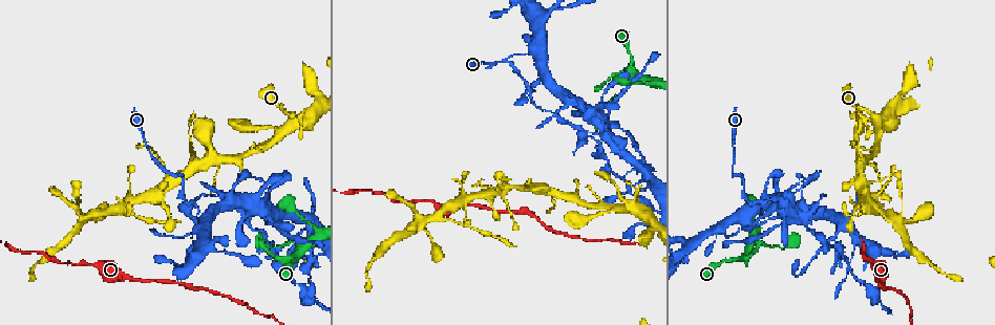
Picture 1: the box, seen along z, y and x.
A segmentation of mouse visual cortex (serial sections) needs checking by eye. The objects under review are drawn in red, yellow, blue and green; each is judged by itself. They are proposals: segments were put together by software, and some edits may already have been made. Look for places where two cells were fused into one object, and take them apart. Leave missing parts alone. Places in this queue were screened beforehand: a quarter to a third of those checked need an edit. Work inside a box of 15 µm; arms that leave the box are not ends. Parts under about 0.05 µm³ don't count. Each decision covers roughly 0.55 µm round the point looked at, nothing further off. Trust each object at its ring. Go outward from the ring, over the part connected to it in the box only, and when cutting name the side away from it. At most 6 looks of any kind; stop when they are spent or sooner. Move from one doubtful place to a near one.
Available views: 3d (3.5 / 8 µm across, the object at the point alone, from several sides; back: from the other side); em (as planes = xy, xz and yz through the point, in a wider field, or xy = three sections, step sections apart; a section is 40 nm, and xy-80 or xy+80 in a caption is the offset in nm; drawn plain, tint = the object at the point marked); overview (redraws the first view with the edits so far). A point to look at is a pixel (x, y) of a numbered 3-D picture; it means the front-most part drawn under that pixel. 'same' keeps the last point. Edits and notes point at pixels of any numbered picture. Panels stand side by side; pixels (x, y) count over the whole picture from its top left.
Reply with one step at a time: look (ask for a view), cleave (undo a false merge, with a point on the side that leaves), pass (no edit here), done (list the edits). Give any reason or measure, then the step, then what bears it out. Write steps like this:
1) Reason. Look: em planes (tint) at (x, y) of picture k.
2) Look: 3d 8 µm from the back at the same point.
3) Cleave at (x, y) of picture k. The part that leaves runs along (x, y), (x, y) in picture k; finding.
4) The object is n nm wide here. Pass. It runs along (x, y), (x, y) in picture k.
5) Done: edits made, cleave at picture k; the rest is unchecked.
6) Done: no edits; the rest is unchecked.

A fork. Look: 3d 3.5 µm at (440, 212) of picture 1.

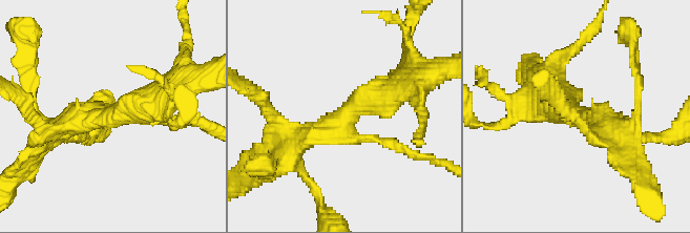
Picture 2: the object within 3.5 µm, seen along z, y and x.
3 arms meet here; the arms are 150, 350, 450 nm wide; need the tissue. Look: em xy step 1 (tint) at (587, 117) of picture 2.

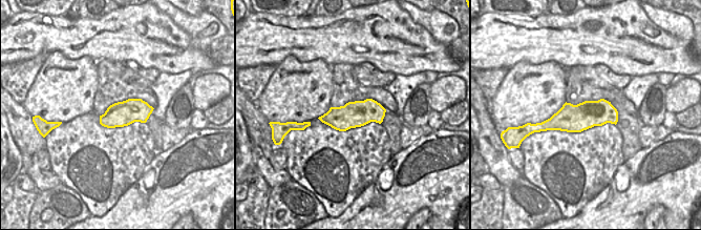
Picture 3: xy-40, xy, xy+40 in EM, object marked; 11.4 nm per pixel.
Cleave at (401, 148) of picture 2. A second cell is stuck on.

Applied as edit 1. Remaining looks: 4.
Redraw. Look: overview.

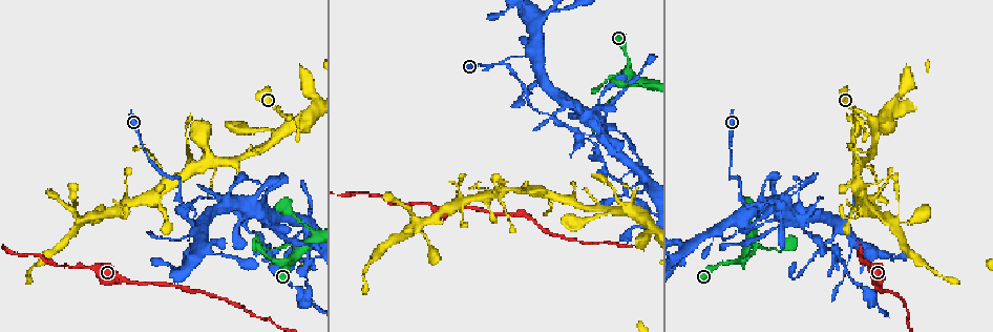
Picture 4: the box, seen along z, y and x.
Narrows sharply. Look: 3d 3.5 µm at (87, 268) of picture 4.

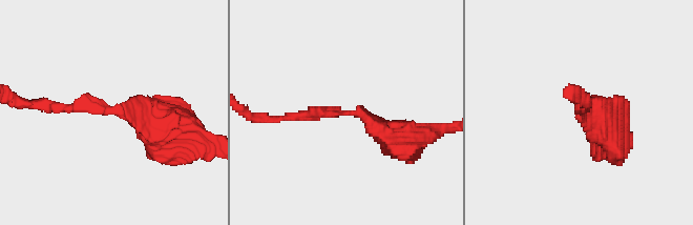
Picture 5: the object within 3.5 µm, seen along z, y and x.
The arms are 150, 400 nm wide. Look: em planes (plain) at (109, 107) of picture 5.

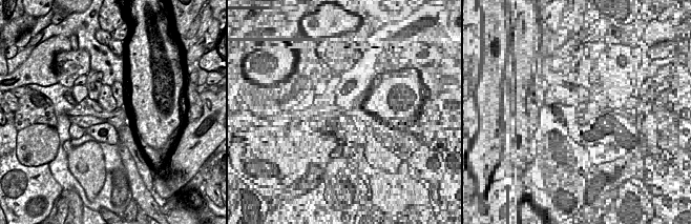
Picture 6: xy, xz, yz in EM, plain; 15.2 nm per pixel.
Where the object lies. Look: em planes (tint) at the same point.

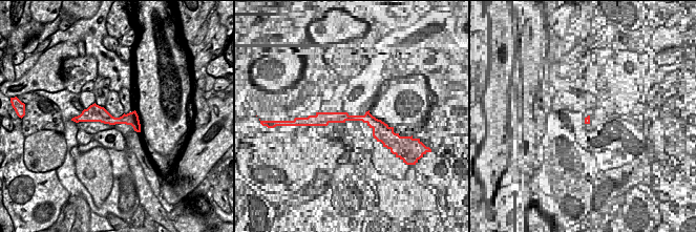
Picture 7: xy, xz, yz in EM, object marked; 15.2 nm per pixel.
Pass. One cell here.

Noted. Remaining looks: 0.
Done: edits made, cleave at picture 2; the rest is unchecked.

